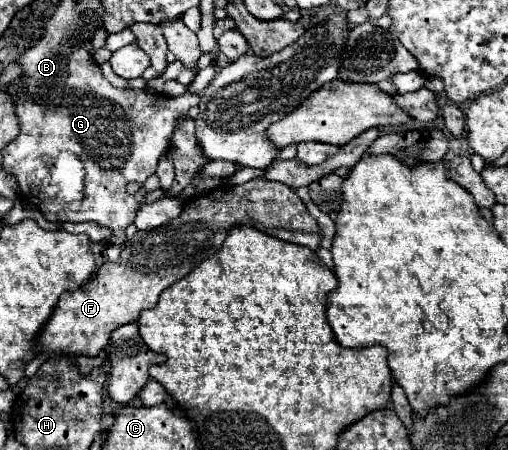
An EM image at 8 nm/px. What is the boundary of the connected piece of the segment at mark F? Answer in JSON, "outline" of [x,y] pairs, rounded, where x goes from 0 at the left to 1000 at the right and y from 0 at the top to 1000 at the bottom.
{"outline":[[[502,396],[470,413],[435,413],[415,427],[388,431],[364,449],[356,480],[341,493],[293,516],[270,516],[242,542],[230,582],[203,587],[191,613],[167,627],[156,644],[128,649],[73,751],[73,778],[93,787],[124,782],[191,791],[215,760],[215,742],[226,729],[266,716],[278,689],[305,684],[309,662],[325,640],[372,609],[400,573],[415,573],[463,498],[498,502],[549,533],[604,547],[616,560],[632,538],[624,493],[585,440],[581,422],[553,404]]]}

